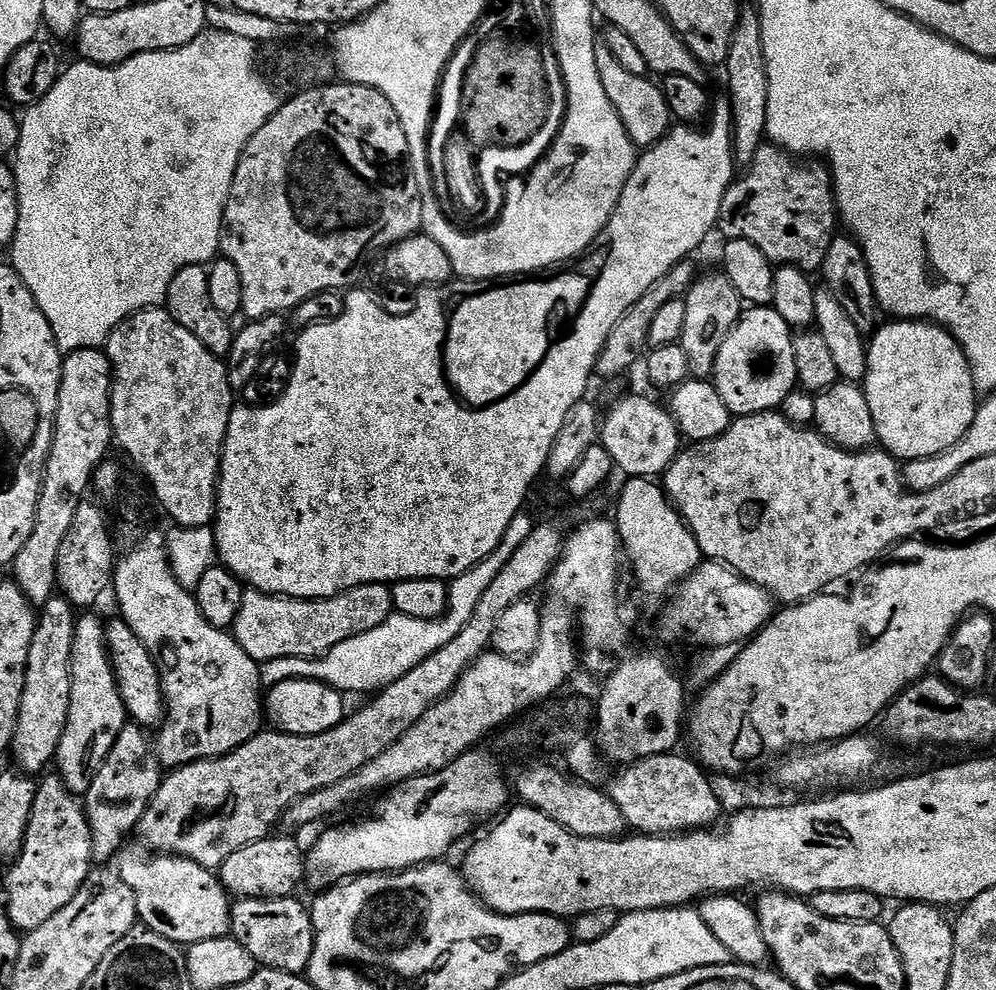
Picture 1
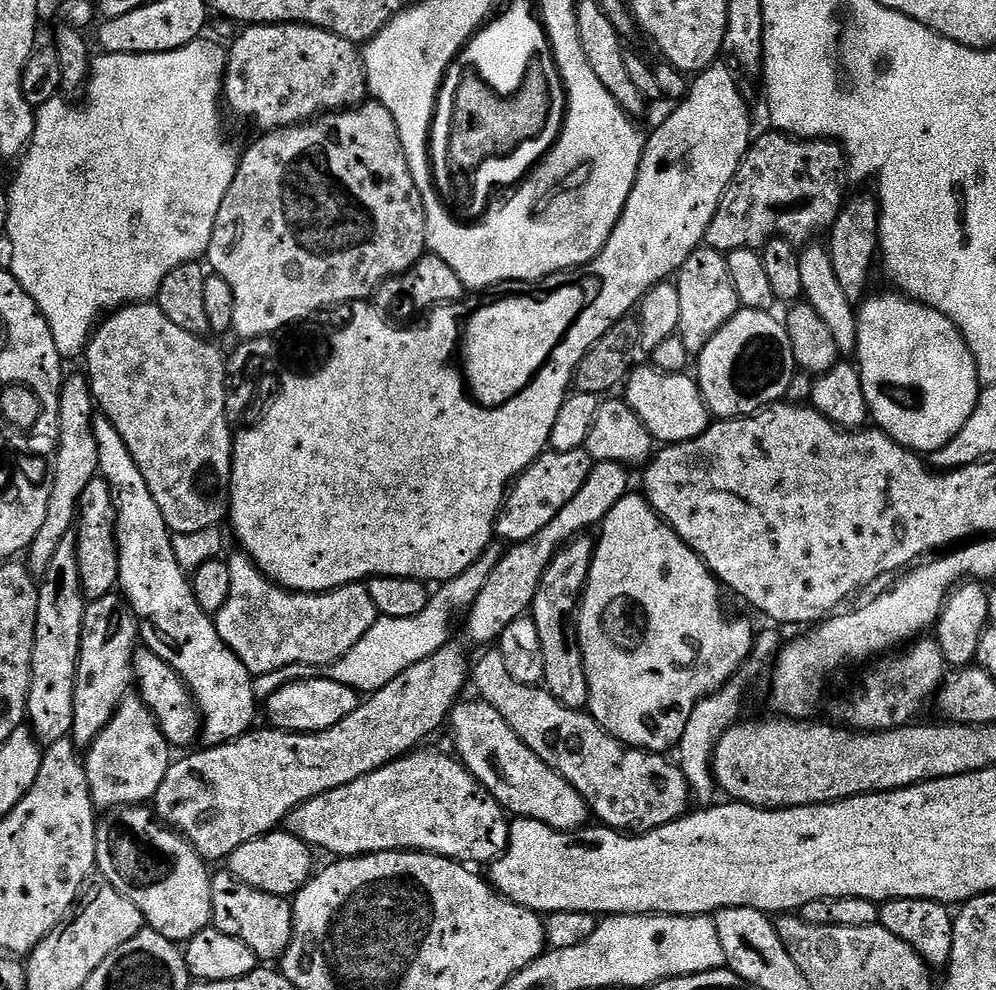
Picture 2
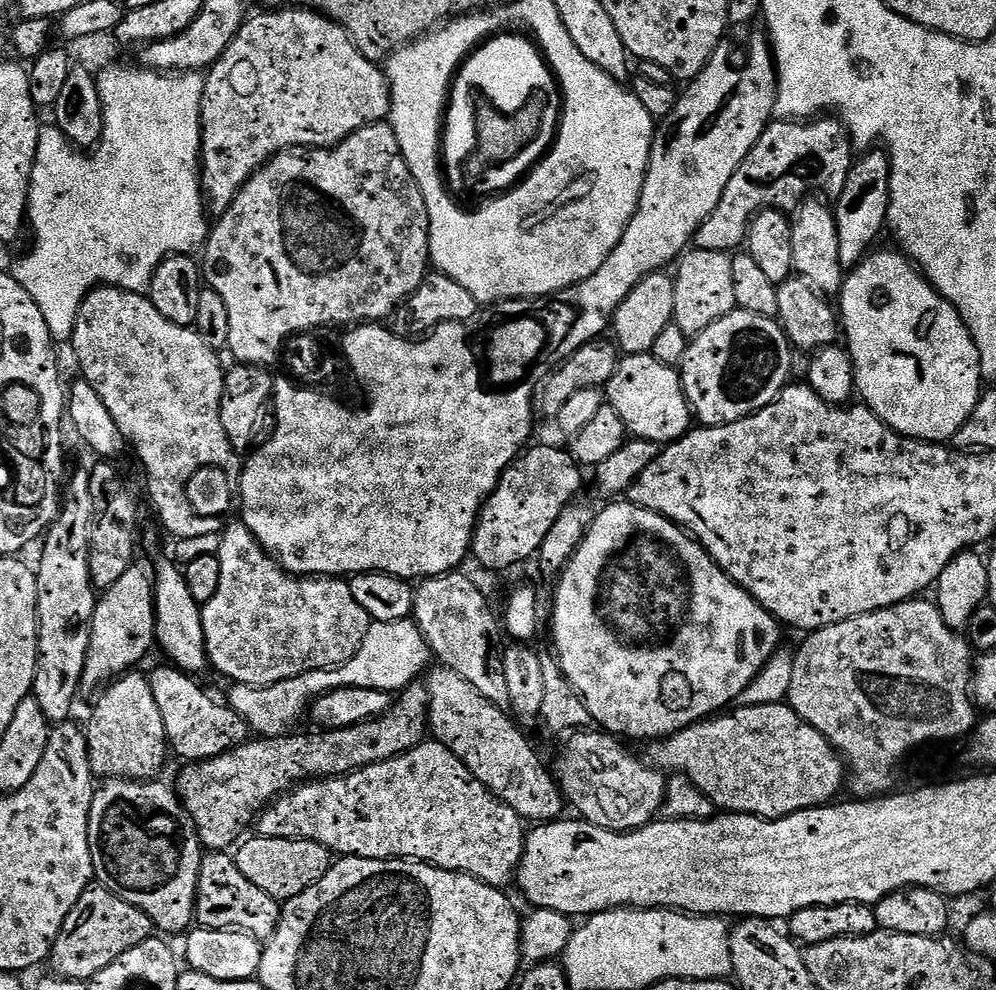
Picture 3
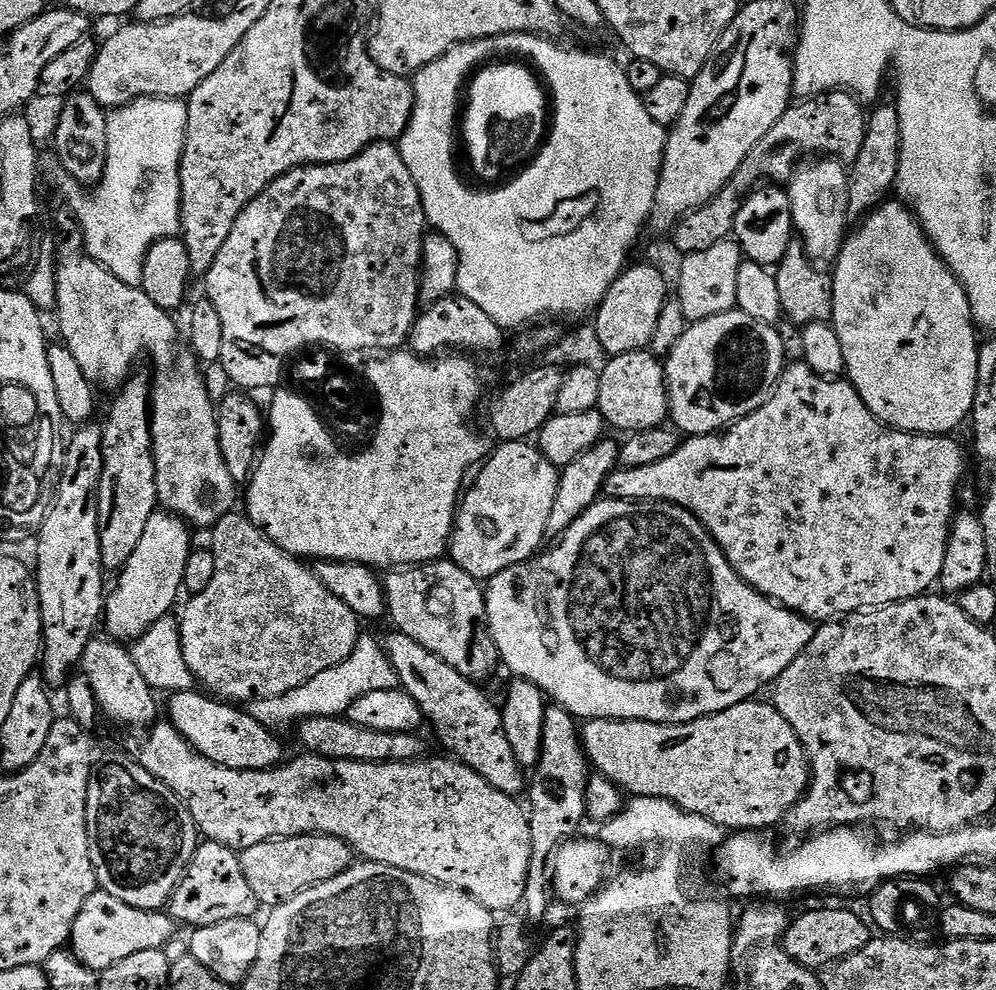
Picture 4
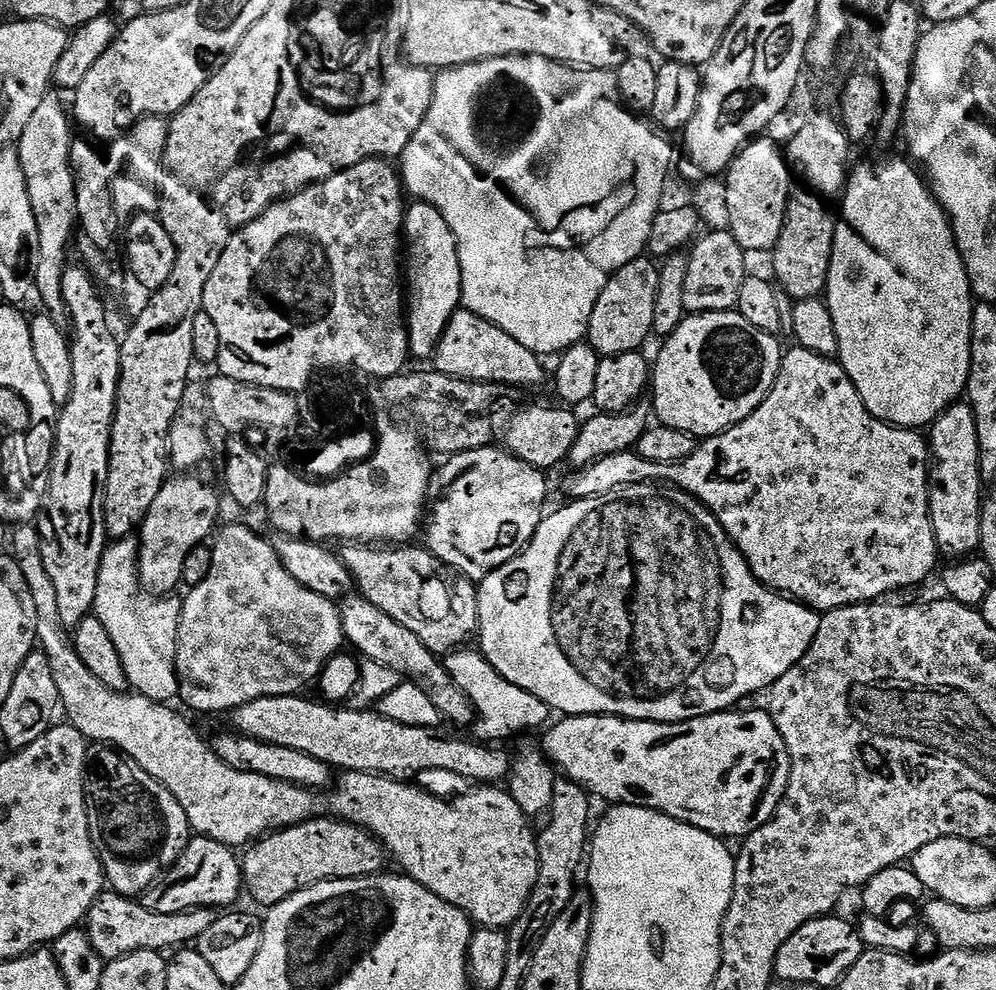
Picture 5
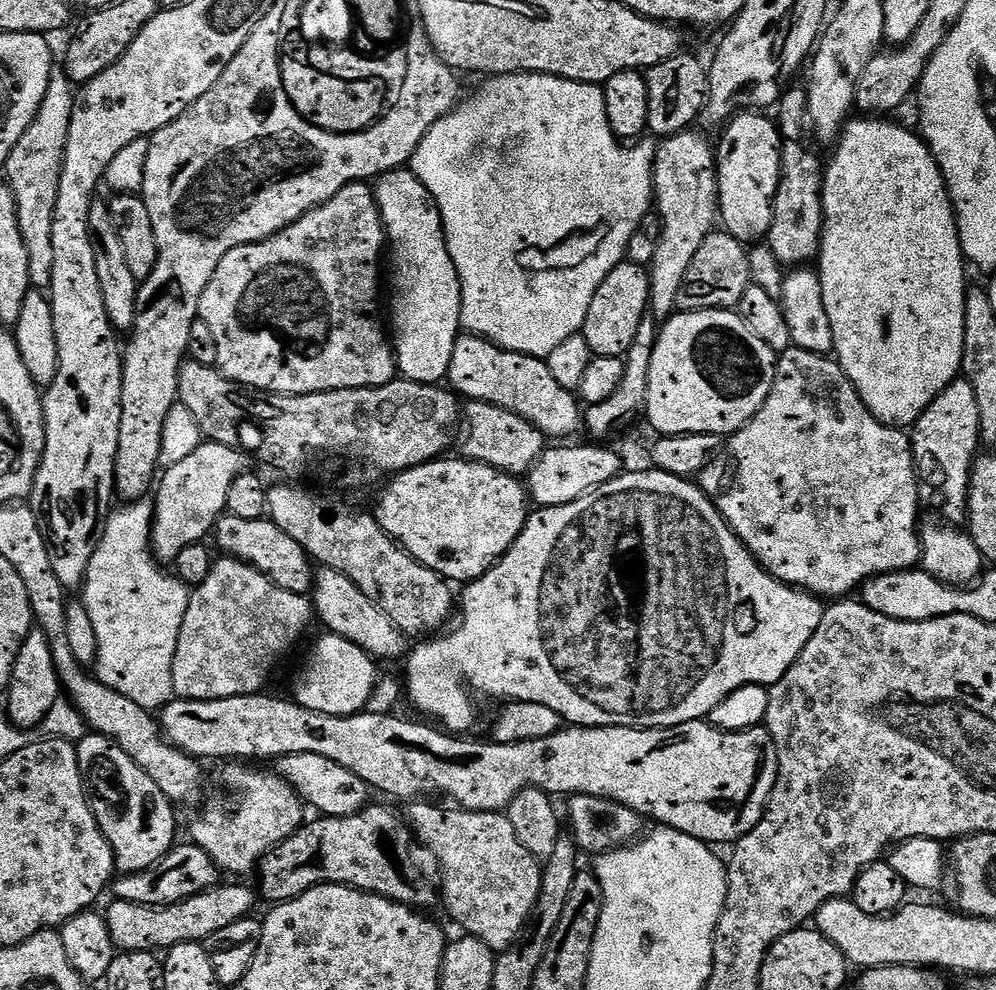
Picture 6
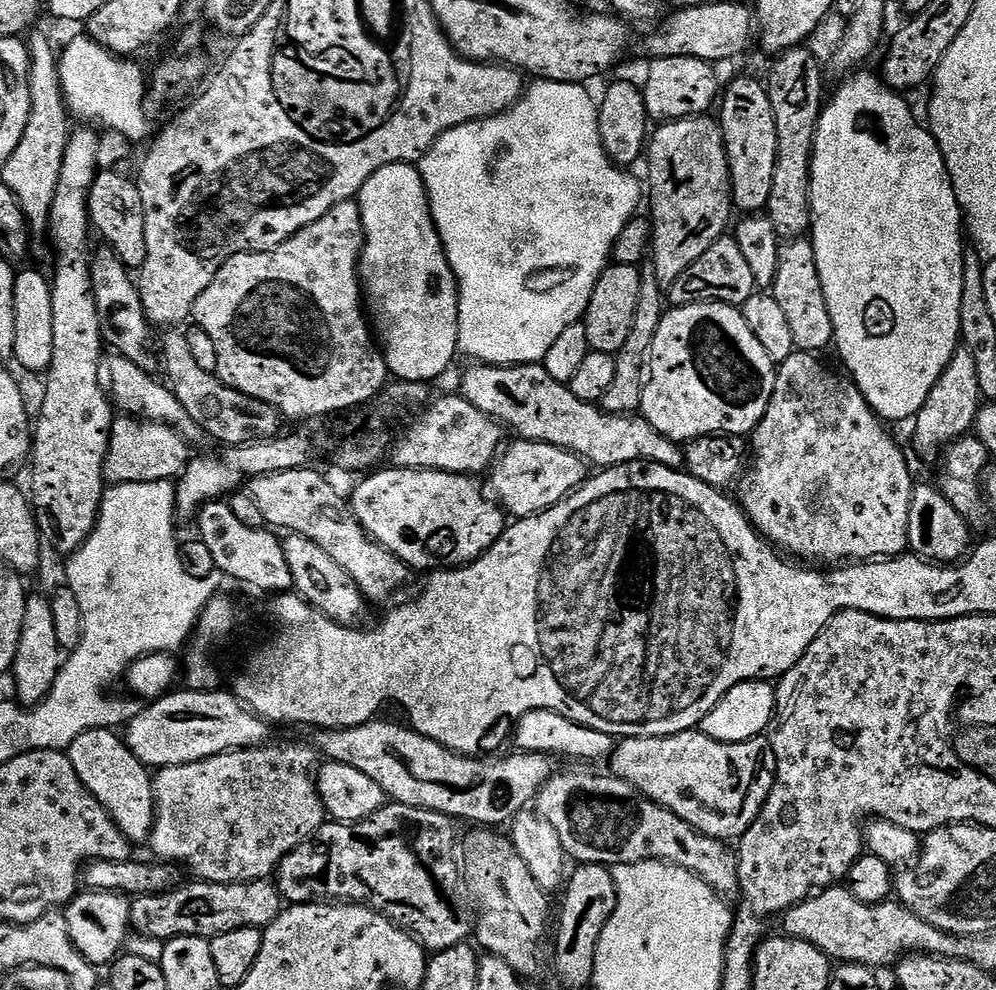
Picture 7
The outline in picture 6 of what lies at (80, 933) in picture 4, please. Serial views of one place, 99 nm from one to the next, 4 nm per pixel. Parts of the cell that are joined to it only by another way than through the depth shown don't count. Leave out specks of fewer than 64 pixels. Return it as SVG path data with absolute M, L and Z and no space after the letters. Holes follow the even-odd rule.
M217 883L215 888L202 894L194 894L194 898L186 898L177 904L167 904L166 906L149 906L149 904L135 904L125 900L113 899L112 905L106 911L108 929L110 938L116 943L117 949L121 953L125 952L151 952L159 953L161 950L167 950L178 946L179 944L198 944L204 941L210 934L223 930L239 920L247 920L253 915L252 907L255 906L258 896L255 891L252 892L244 884L224 884Z

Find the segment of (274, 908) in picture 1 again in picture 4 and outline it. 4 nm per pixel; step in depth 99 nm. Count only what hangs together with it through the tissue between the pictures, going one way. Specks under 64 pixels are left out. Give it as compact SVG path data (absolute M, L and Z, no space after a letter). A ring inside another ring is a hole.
M204 840L197 843L194 854L190 858L190 862L178 882L178 886L172 891L172 899L170 901L170 915L172 919L181 925L189 924L189 929L195 930L202 926L214 926L214 922L243 920L251 917L253 915L252 911L257 911L257 908L258 905L254 894L246 882L246 877L242 875L239 855L233 849L222 846L213 840Z

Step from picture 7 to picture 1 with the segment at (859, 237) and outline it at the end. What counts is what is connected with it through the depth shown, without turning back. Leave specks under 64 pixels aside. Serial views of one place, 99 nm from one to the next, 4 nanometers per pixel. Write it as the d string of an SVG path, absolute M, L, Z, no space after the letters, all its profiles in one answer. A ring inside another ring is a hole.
M898 319L888 323L881 323L867 341L868 373L862 382L879 447L900 462L942 454L970 430L978 407L964 347L939 324Z

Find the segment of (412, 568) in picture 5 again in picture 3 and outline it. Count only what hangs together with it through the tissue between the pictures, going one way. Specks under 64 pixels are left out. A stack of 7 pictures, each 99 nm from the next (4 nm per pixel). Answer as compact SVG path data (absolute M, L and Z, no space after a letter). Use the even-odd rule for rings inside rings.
M457 570L448 572L444 576L433 576L425 579L416 588L416 610L414 619L420 633L424 636L424 641L428 644L431 655L436 656L441 665L466 678L478 694L482 694L490 702L494 702L498 707L507 709L511 705L510 689L506 686L506 670L504 669L504 650L506 647L505 637L502 635L502 624L492 613L492 608L488 605L488 600L484 597L484 592L468 576L463 576L463 571Z

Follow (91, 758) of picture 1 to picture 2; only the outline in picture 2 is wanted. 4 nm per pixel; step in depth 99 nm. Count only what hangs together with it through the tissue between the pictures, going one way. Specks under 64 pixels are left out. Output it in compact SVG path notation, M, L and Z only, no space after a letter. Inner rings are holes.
M123 595L98 598L85 607L74 686L74 726L70 737L73 744L87 746L94 743L125 696L129 695L134 684L132 657L137 647L138 621Z

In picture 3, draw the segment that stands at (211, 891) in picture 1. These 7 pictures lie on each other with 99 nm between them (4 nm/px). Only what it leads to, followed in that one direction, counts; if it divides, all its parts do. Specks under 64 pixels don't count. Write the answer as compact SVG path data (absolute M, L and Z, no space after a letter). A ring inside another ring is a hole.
M108 778L103 781L104 784L95 789L92 793L92 805L90 806L90 822L88 823L88 833L90 834L90 858L94 862L94 870L96 871L95 879L98 881L99 887L105 888L106 890L110 890L114 894L118 894L118 898L122 898L126 902L130 902L130 906L138 906L138 910L142 910L147 914L150 919L152 919L153 925L157 929L160 928L164 932L181 932L181 934L187 933L189 929L193 927L194 921L196 919L196 891L198 890L198 874L200 873L200 861L202 859L202 845L200 842L200 835L196 833L196 823L192 821L192 819L188 816L188 811L184 809L184 805L177 793L175 791L172 792L167 788L164 784L156 784L160 782L153 782L152 780L125 780L123 778Z

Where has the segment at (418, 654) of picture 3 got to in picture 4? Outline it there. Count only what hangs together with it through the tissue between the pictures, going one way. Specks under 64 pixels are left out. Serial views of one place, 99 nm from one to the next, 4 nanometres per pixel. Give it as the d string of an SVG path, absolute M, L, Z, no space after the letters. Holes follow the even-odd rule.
M364 634L354 646L350 658L346 658L346 662L338 662L338 666L330 666L330 670L322 670L322 674L317 674L314 678L310 678L310 682L286 694L247 701L246 711L257 722L262 722L262 726L266 726L272 732L284 734L291 724L292 727L299 725L302 720L322 716L343 717L356 699L371 691L394 690L399 687L400 679L388 660L388 655L384 653L383 643Z

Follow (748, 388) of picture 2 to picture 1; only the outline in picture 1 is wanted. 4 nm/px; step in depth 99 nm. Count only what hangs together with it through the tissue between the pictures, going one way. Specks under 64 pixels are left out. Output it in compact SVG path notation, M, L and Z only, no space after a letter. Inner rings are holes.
M749 307L741 315L740 320L730 330L726 342L722 342L722 350L718 350L714 383L722 402L732 411L733 417L753 416L759 412L770 412L781 407L783 400L798 388L796 367L794 366L794 332L776 309Z

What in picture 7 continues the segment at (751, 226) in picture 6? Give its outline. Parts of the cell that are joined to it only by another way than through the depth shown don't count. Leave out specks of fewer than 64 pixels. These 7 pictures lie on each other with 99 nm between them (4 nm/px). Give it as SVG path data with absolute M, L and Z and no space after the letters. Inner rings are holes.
M752 76L727 81L718 104L718 123L724 131L728 165L732 179L732 202L744 214L760 214L768 207L770 186L774 186L774 166L778 154L778 130L768 89Z

